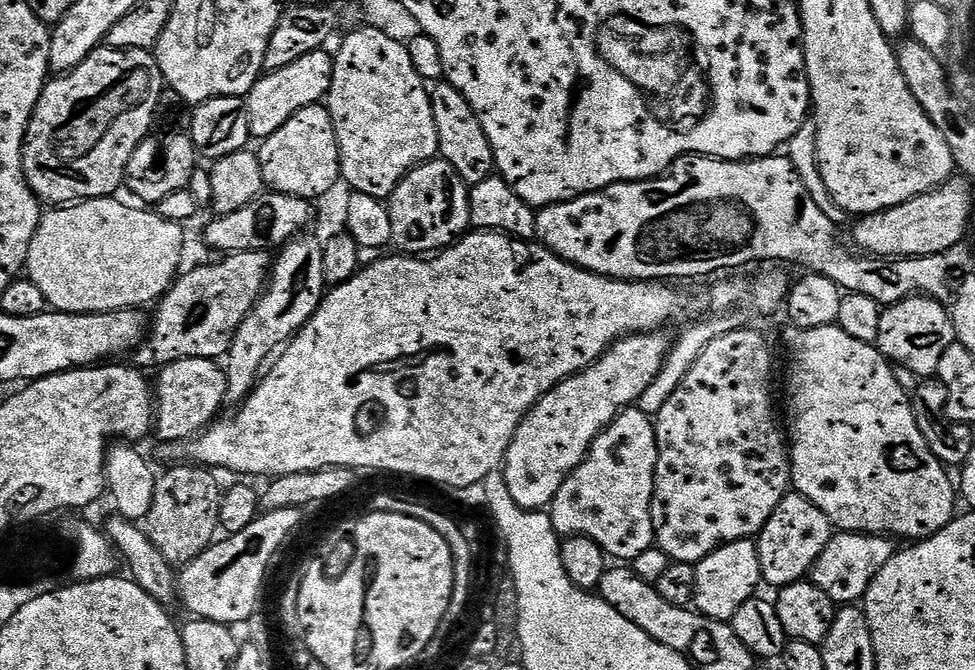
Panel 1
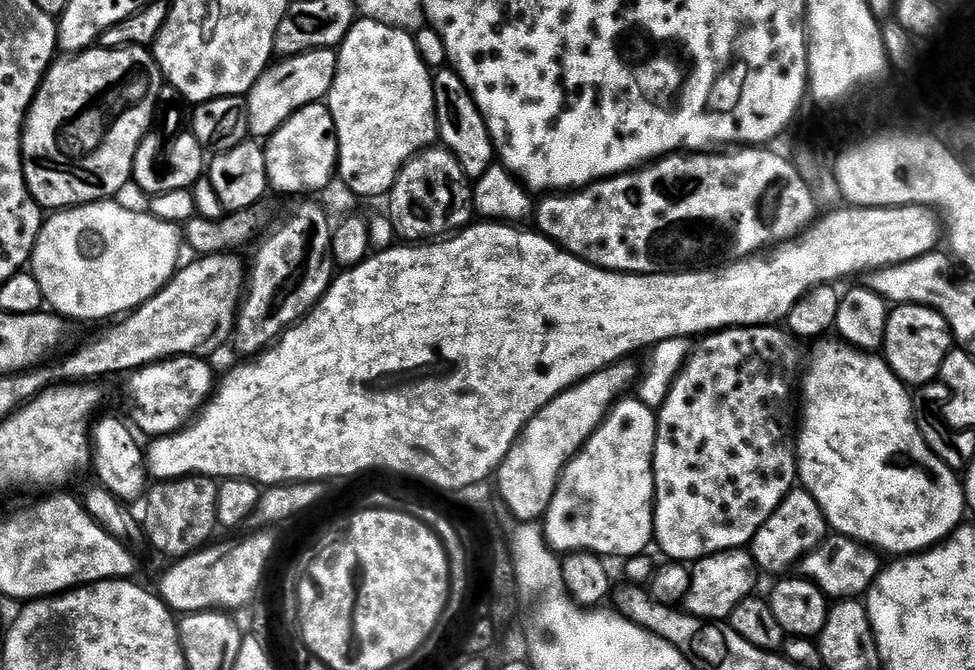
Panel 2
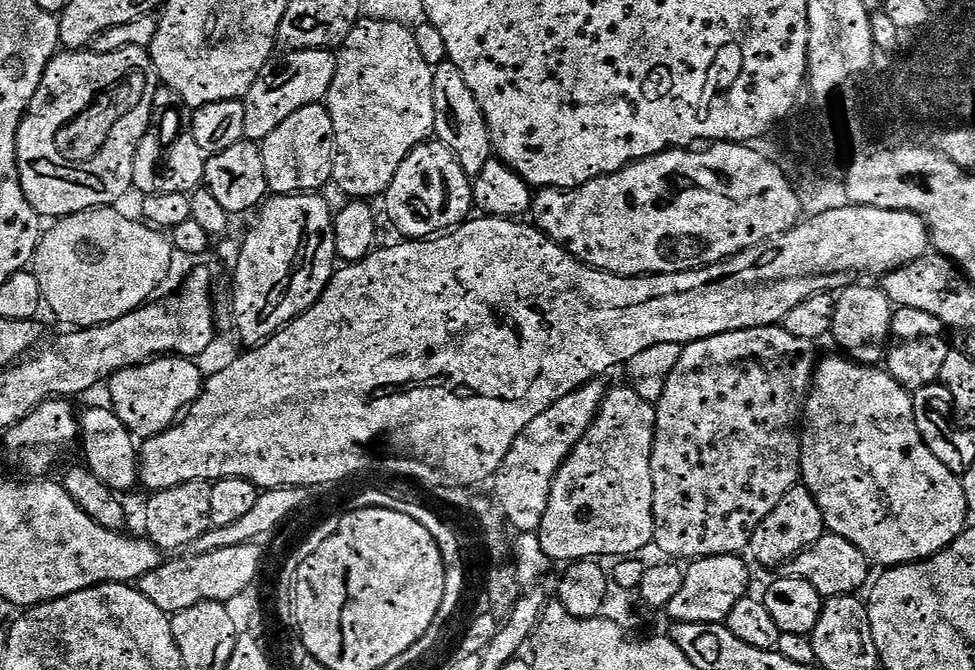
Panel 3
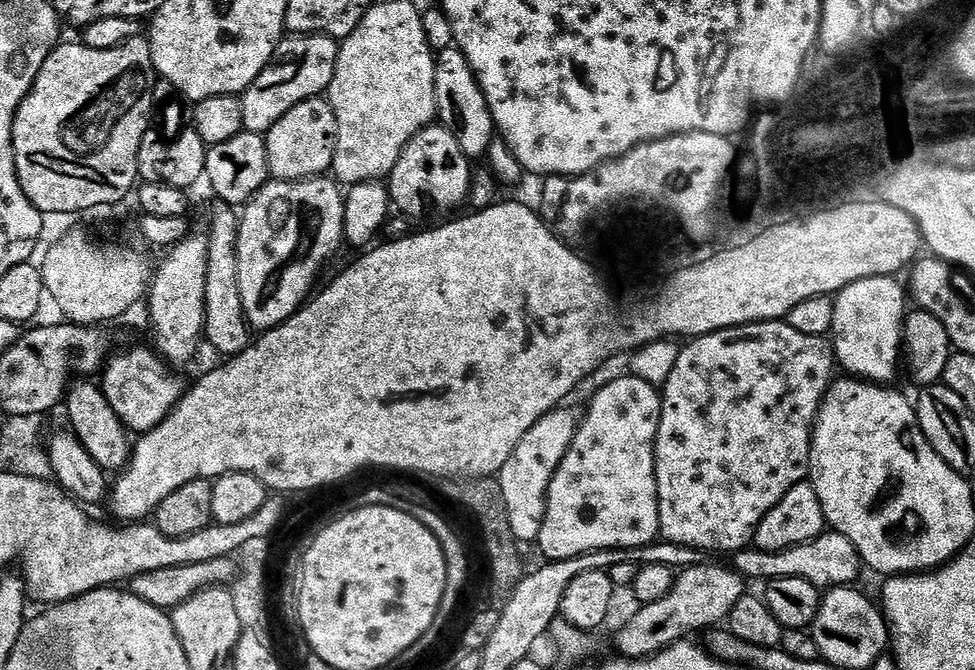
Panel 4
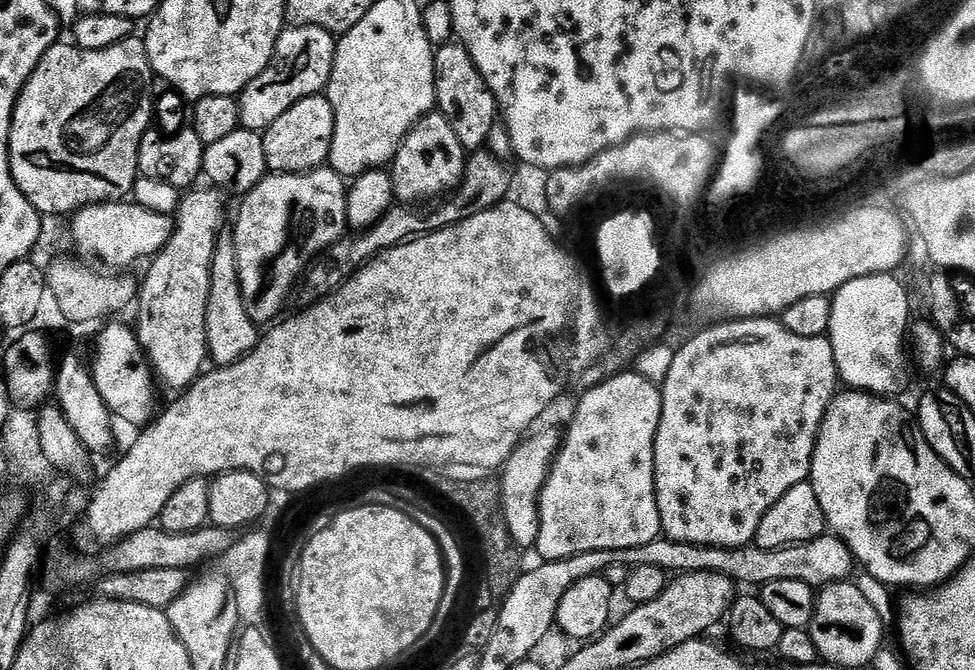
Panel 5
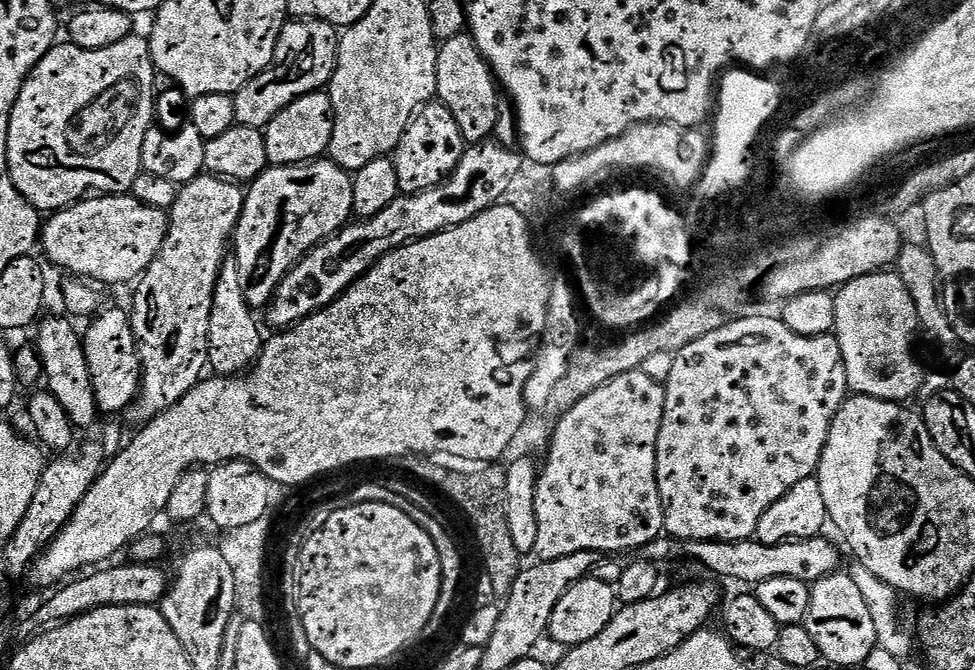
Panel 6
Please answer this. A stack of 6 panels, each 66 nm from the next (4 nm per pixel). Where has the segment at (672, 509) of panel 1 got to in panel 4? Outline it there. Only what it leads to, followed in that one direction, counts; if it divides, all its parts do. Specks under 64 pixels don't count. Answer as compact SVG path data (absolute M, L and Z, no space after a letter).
M765 320L754 324L743 324L737 328L724 328L721 332L712 332L708 336L695 337L685 348L679 349L676 361L674 362L674 370L670 370L670 378L662 386L662 399L660 402L660 425L658 426L658 434L656 435L656 443L654 445L654 475L656 478L656 510L660 514L660 536L667 543L677 544L680 548L695 548L697 553L704 552L729 552L735 554L744 551L756 539L756 531L762 522L762 518L766 518L766 514L770 514L770 510L774 510L774 506L778 506L778 502L782 502L782 498L786 498L786 494L794 486L805 483L808 476L808 458L812 449L812 425L816 423L816 415L820 412L820 403L824 400L824 395L828 391L828 385L834 378L832 368L834 369L834 353L832 345L823 336L811 336L810 334L798 334L798 330L794 330L794 326L790 326L787 322L778 320Z

